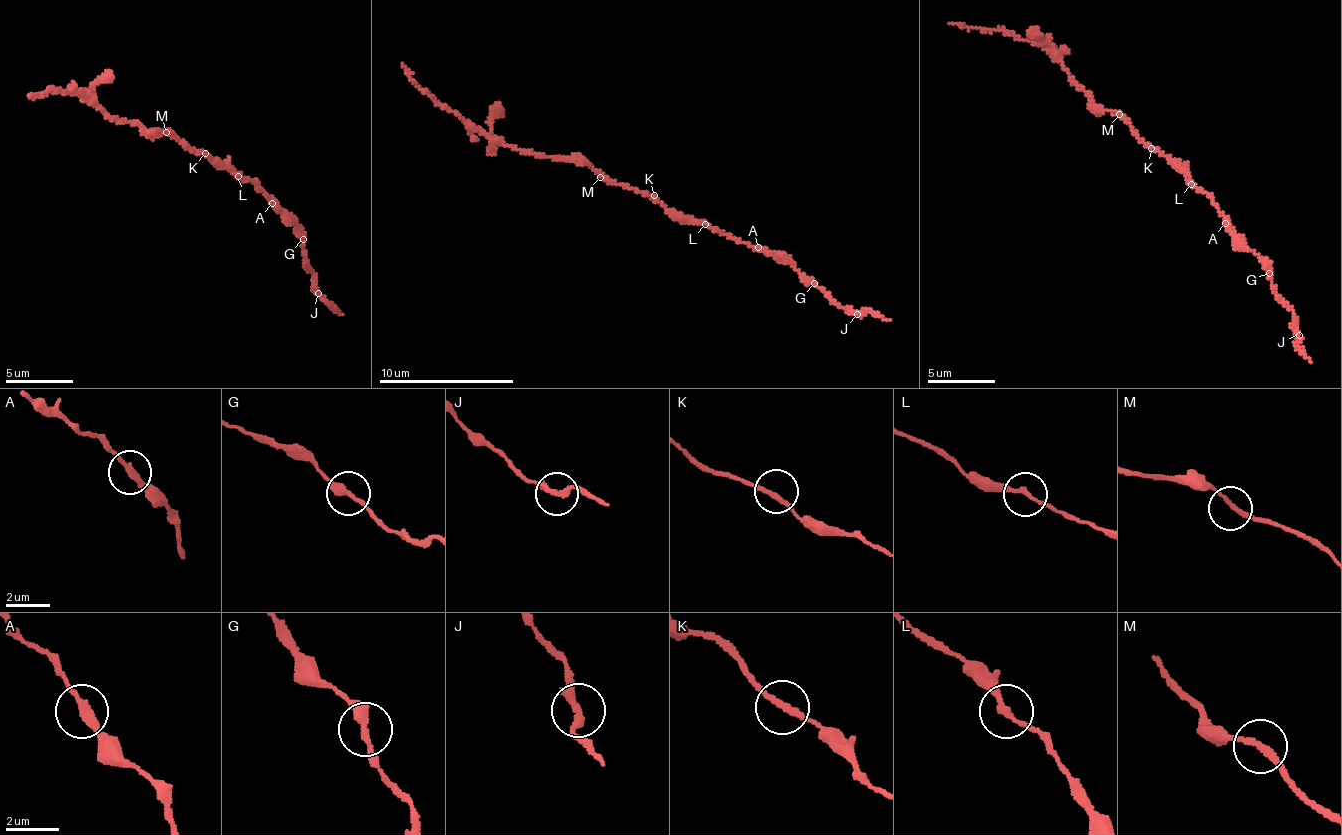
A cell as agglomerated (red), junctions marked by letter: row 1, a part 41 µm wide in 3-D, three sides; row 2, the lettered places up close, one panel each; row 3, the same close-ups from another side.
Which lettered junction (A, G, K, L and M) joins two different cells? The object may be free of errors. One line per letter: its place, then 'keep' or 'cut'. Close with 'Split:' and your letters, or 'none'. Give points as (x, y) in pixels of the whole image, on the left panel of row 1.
A: at (272, 203); keep
G: at (303, 239); cut
K: at (205, 153); keep
L: at (238, 176); keep
M: at (166, 132); keep
Split: G

